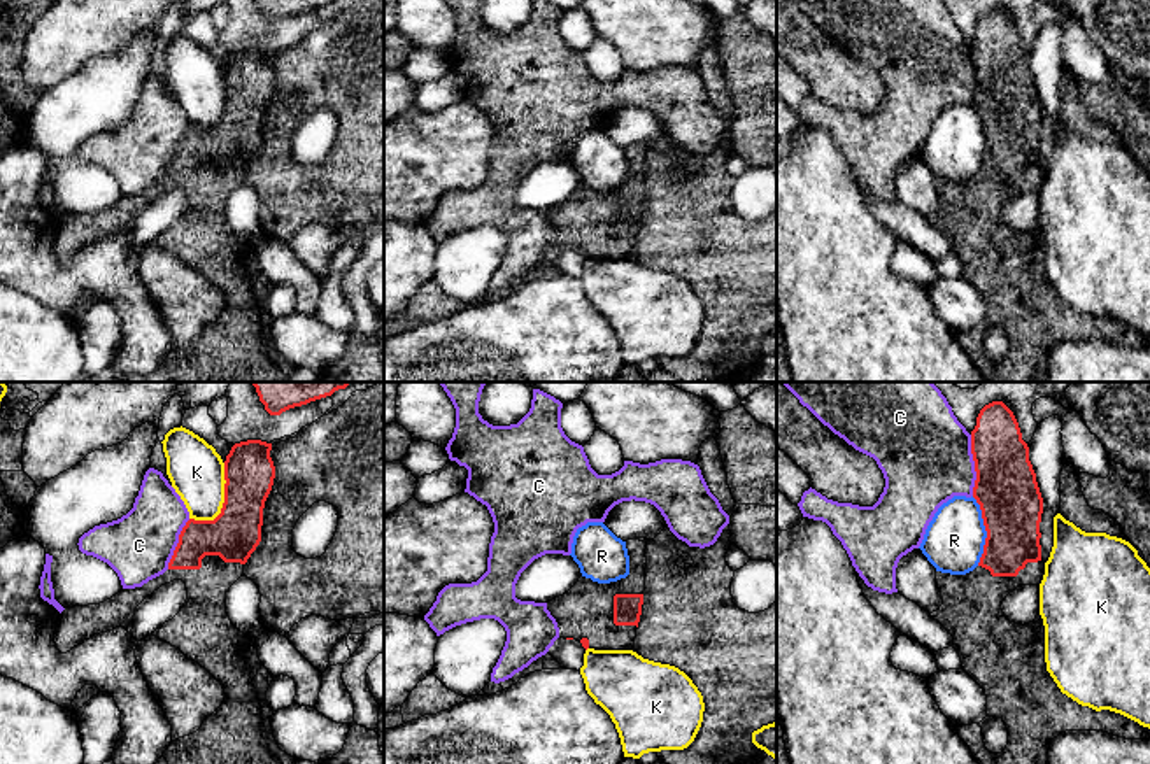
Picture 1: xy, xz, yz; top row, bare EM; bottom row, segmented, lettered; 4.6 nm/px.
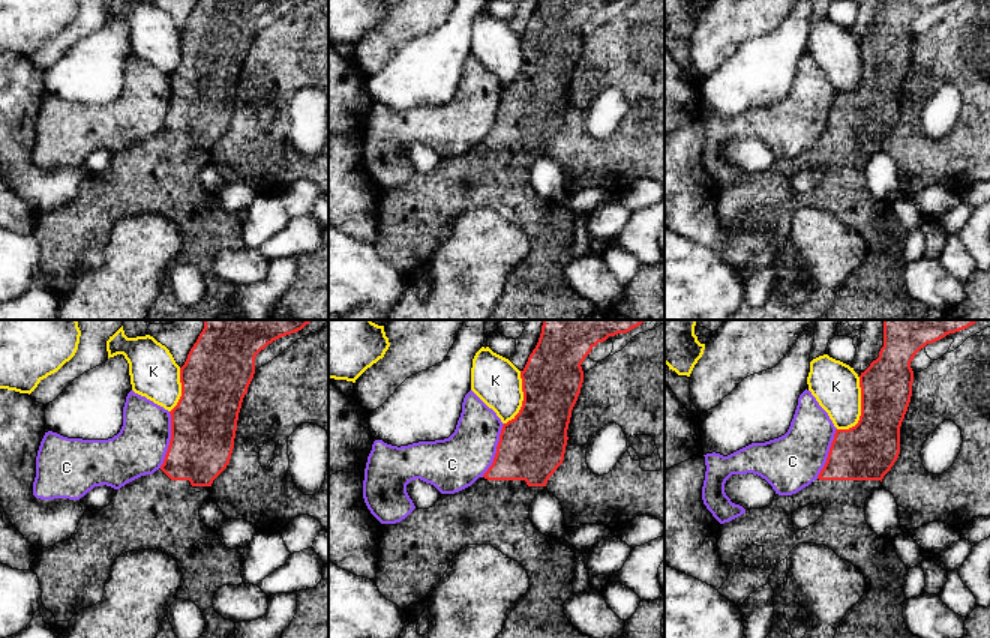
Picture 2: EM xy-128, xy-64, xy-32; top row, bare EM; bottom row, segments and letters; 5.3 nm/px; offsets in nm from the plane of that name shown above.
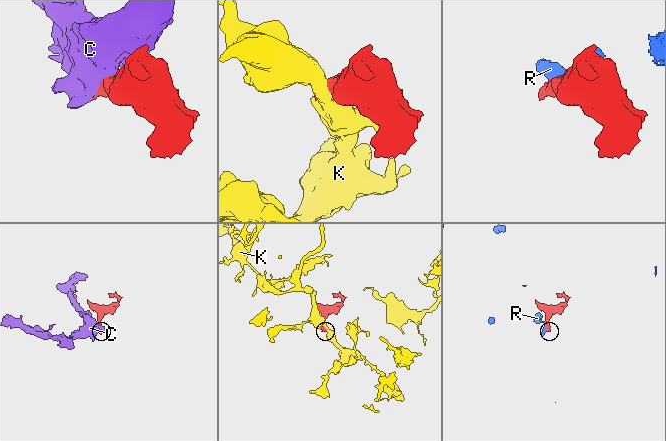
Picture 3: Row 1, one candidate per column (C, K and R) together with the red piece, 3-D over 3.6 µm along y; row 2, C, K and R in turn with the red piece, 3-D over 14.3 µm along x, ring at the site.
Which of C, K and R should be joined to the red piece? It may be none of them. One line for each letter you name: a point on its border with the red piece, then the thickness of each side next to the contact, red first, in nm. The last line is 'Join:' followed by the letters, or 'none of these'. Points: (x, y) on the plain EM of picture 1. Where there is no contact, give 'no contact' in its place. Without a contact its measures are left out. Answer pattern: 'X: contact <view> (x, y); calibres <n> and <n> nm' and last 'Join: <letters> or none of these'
Join: none of these

